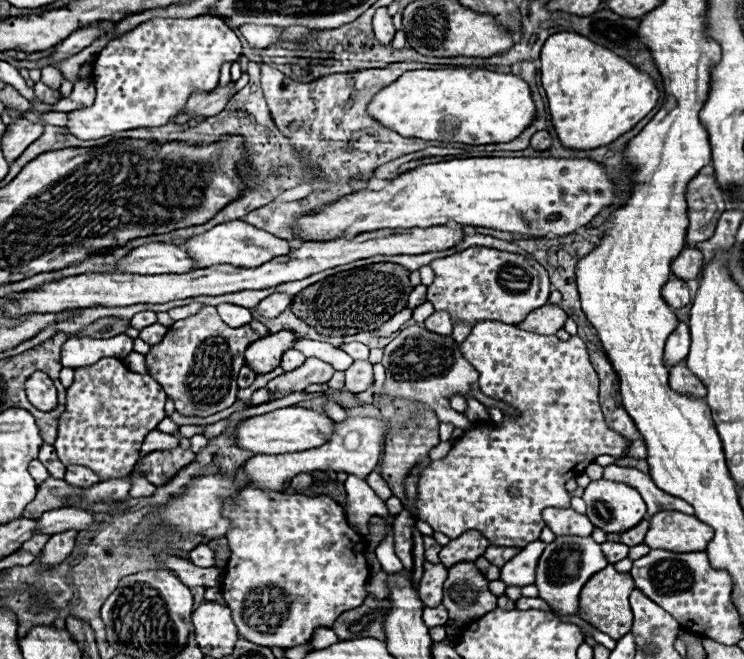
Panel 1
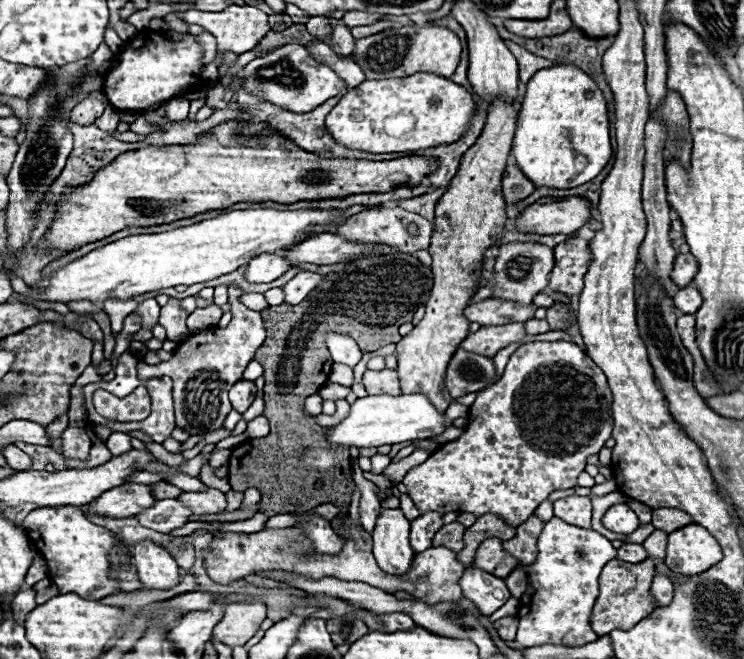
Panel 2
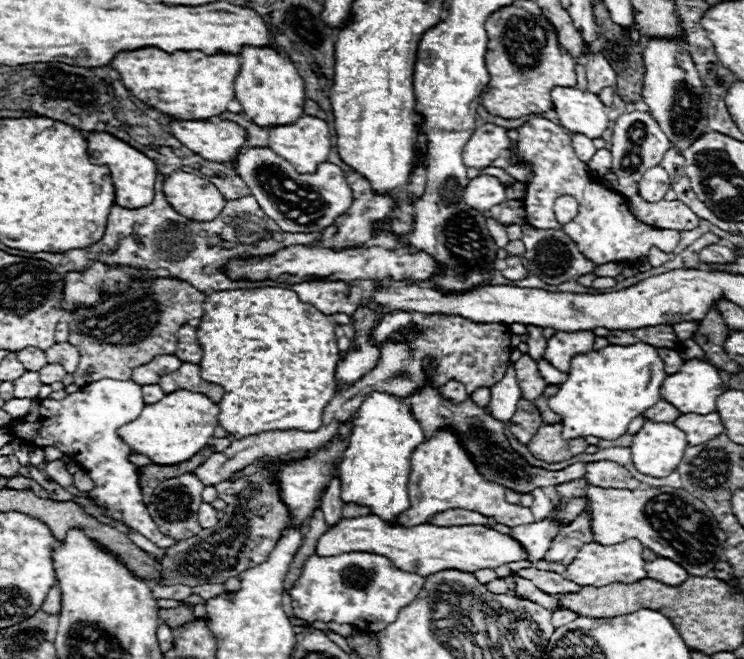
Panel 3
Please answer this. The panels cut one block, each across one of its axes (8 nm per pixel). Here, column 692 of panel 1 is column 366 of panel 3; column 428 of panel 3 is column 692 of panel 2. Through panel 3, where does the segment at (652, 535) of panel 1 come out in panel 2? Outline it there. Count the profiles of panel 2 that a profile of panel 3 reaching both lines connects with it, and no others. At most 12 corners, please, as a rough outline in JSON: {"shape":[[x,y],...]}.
{"shape":[[688,524],[668,534],[664,564],[700,574],[722,560],[710,532]]}

